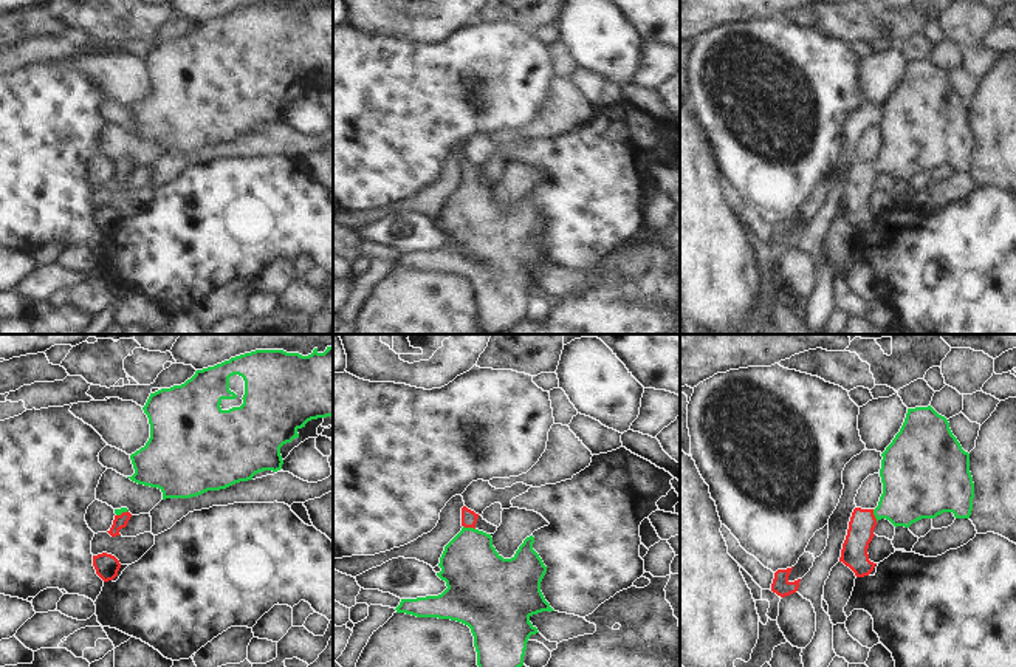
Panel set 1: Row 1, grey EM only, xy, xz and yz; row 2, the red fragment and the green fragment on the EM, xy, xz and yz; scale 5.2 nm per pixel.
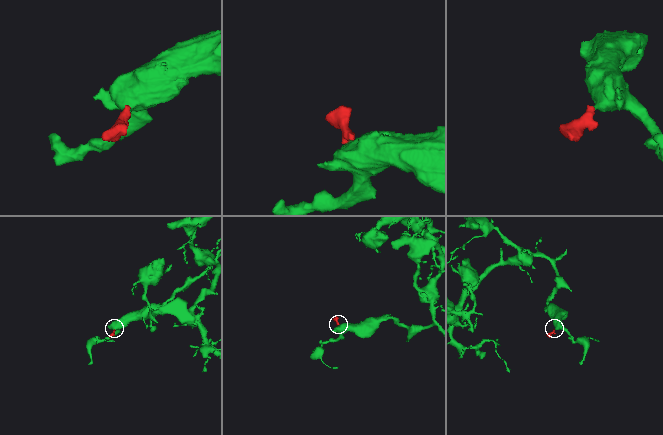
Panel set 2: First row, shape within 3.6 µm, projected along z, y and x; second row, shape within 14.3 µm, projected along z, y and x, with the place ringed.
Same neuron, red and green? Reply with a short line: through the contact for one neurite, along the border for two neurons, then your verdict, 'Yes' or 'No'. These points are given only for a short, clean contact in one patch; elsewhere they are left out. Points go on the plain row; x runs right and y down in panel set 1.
Line: xz (468, 171), (470, 180), (470, 214), (474, 226). Yes

